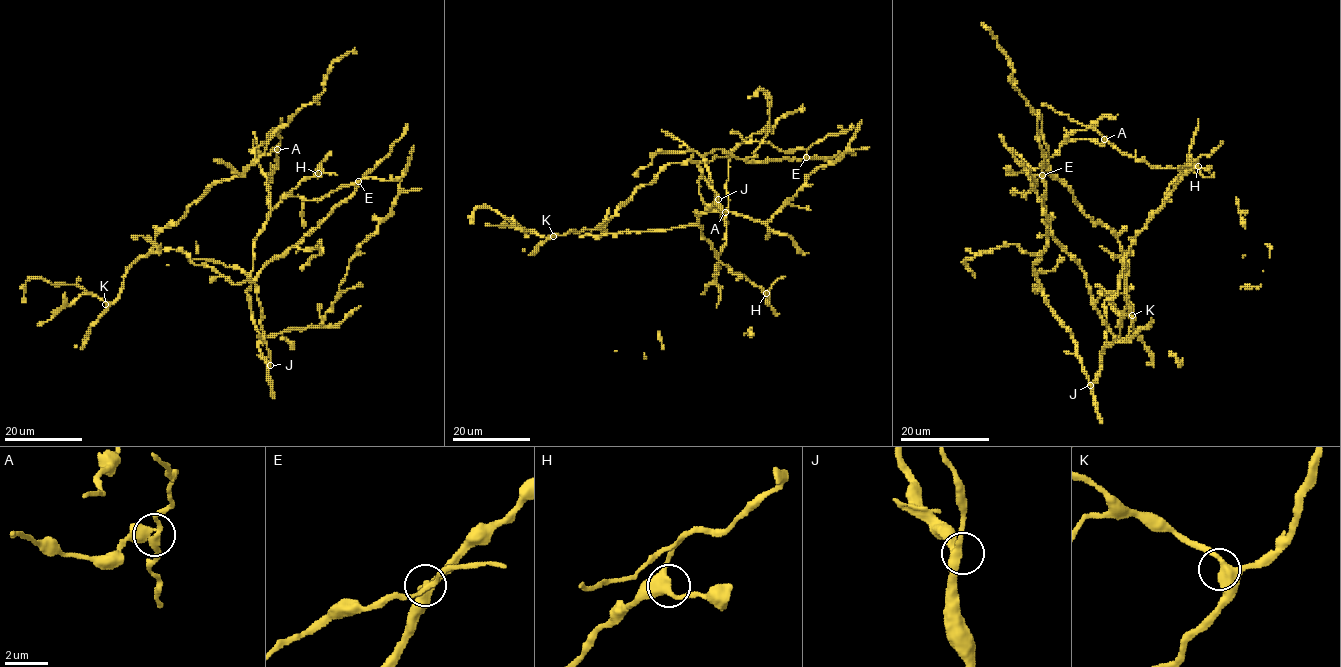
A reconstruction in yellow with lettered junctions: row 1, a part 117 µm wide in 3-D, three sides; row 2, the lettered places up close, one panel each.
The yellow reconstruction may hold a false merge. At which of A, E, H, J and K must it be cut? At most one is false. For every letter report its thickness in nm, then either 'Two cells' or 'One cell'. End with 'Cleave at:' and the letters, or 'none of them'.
A: Thickness 320 nm. Two cells
E: Thickness 340 nm. One cell
H: Thickness 380 nm. One cell
J: Thickness 320 nm. One cell
K: Thickness 360 nm. One cell
Cleave at: A

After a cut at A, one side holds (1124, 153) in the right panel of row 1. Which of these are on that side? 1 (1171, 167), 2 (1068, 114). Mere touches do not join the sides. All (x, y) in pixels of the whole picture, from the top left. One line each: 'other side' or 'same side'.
1: same side
2: same side

